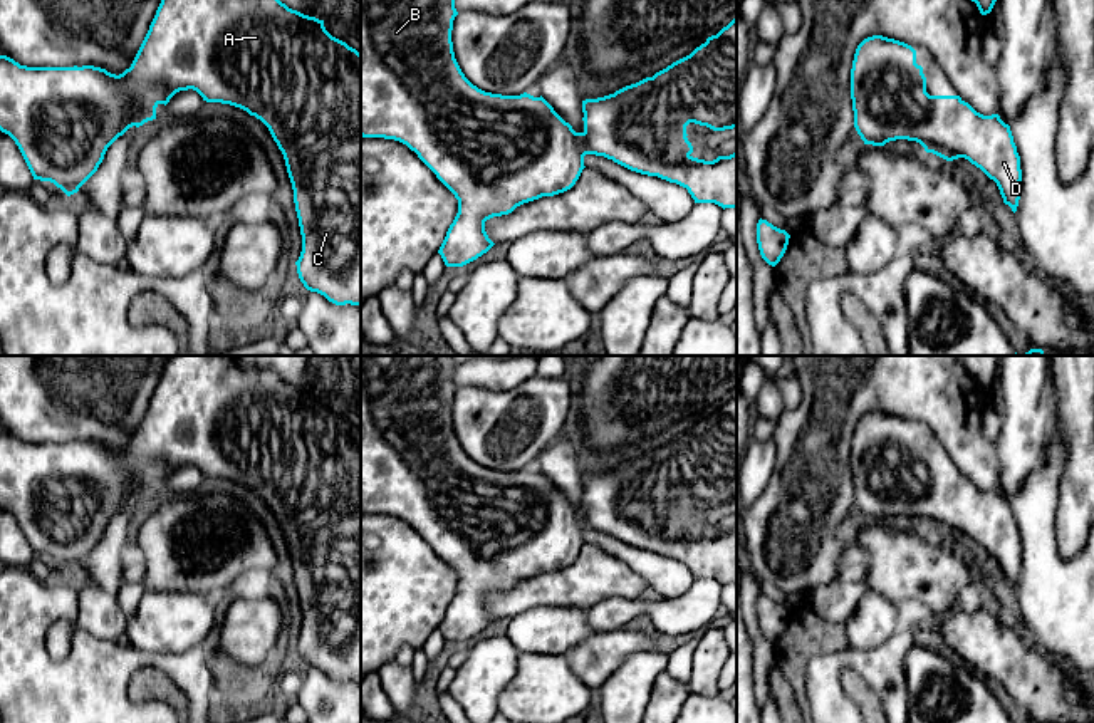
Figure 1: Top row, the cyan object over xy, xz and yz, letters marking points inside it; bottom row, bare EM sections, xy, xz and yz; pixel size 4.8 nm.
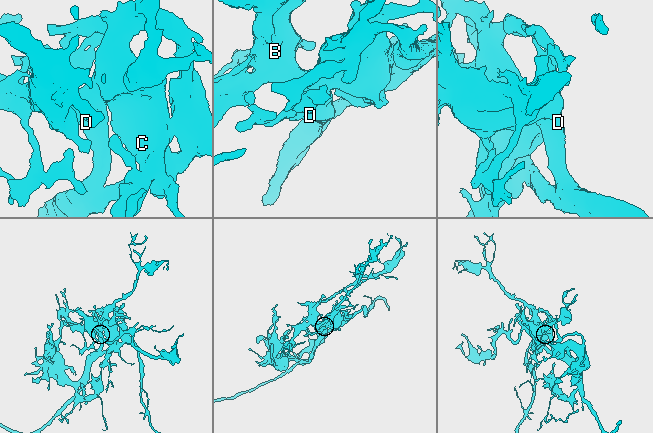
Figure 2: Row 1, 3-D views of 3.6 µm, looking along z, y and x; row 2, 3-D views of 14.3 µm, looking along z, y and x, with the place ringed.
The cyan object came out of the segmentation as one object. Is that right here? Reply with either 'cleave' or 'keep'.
keep

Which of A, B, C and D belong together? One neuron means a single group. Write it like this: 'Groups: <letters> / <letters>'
Groups: A B C D

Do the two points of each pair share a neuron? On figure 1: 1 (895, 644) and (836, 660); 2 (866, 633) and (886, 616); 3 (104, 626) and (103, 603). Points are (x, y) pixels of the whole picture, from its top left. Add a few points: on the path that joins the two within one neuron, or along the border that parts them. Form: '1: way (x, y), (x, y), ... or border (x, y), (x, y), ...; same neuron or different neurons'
1: way (880, 660), (851, 660); same neuron
2: way (871, 628), (881, 618); same neuron
3: way (104, 621), (103, 608); same neuron

